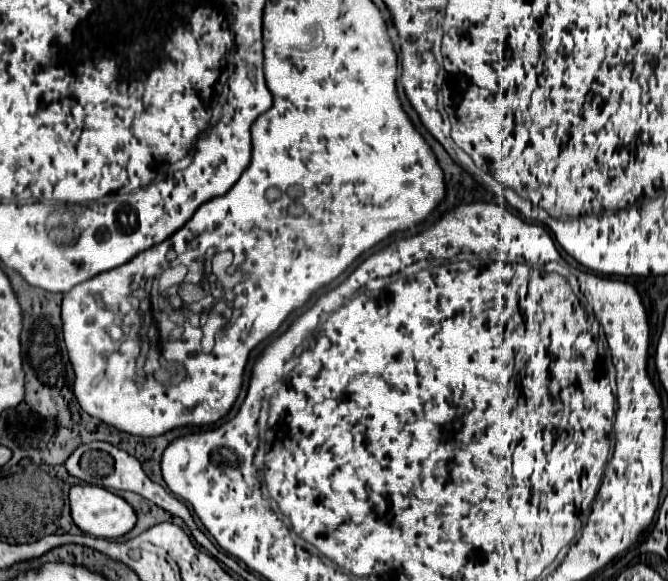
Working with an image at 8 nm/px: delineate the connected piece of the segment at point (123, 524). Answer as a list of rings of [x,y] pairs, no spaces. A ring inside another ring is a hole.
[[[73,485],[69,489],[69,503],[71,503],[71,517],[75,525],[87,535],[95,535],[103,539],[119,539],[127,531],[131,531],[137,521],[135,511],[125,499],[117,497],[115,493],[99,485]]]

